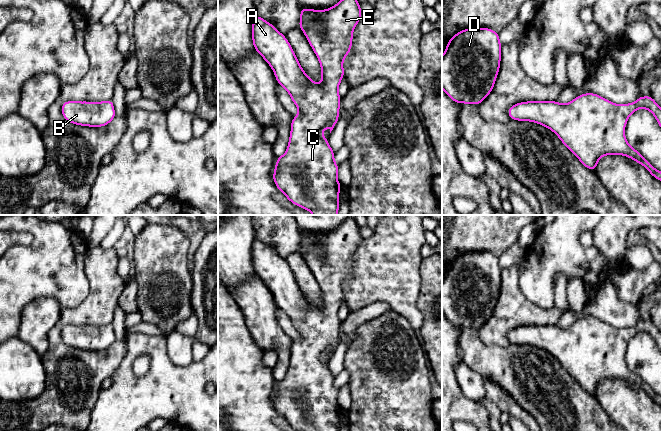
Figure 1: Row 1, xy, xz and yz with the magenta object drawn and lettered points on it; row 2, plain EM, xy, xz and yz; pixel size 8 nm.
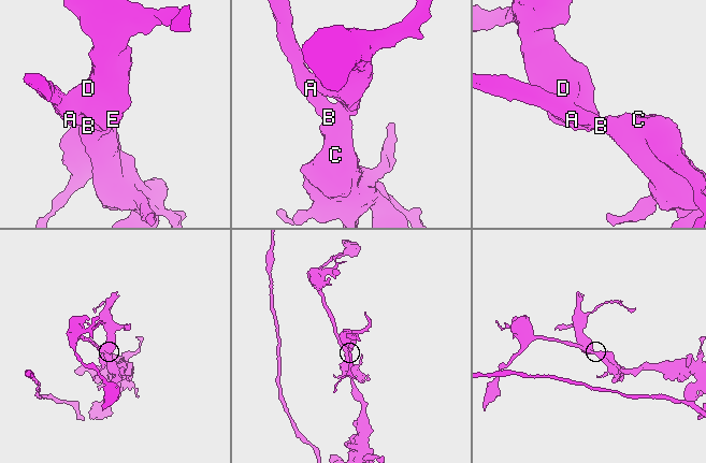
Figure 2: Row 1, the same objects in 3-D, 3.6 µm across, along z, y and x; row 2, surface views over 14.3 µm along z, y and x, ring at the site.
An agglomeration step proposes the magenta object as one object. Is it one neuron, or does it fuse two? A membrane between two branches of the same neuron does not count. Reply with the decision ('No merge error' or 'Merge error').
No merge error

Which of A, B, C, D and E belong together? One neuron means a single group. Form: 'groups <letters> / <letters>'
groups A B C D E

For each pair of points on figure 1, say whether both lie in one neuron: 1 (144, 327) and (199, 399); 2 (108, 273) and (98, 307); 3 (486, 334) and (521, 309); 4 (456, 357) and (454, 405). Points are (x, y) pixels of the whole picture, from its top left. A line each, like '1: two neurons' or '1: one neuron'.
1: two neurons
2: one neuron
3: one neuron
4: one neuron

